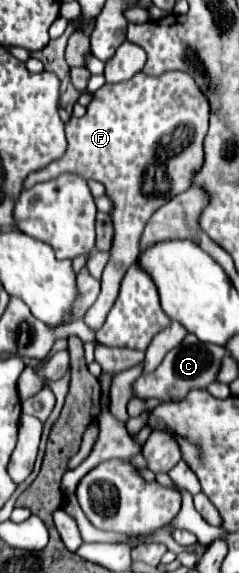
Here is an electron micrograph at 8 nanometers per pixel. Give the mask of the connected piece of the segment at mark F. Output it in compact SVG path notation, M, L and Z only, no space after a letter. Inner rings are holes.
M168 71L160 77L150 77L144 73L138 73L136 79L130 79L126 83L106 83L94 93L92 103L86 107L84 117L70 117L66 123L66 139L68 149L62 159L50 163L42 171L32 173L24 187L34 187L36 183L50 181L60 177L66 171L72 171L80 175L82 179L96 179L106 187L106 197L112 201L112 225L114 225L114 241L110 249L110 259L106 263L106 269L102 273L102 291L96 299L96 303L86 313L84 323L90 329L102 327L110 307L114 305L118 297L118 289L122 283L124 273L128 267L132 267L140 255L140 235L144 225L148 223L150 215L162 207L162 203L168 203L174 195L184 193L190 189L190 183L194 175L202 169L204 163L204 137L208 131L208 117L210 117L210 103L206 95L200 91L196 81L184 73L184 71Z

